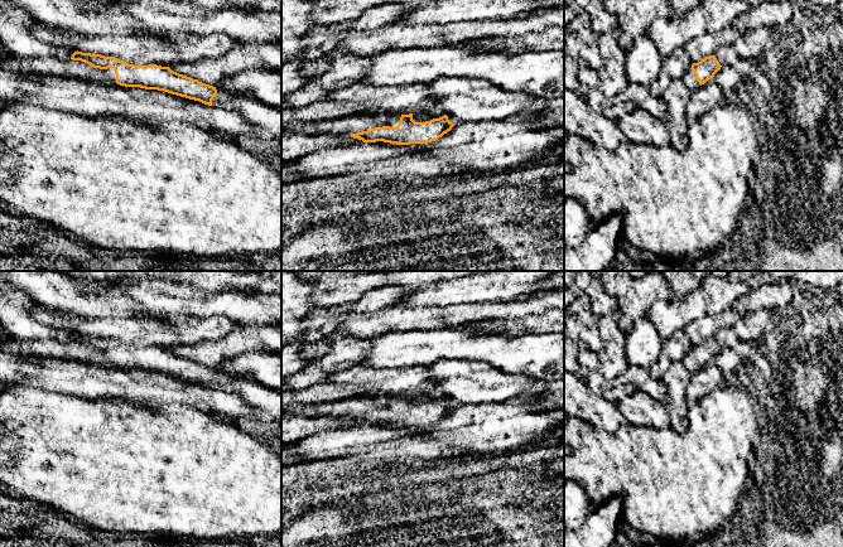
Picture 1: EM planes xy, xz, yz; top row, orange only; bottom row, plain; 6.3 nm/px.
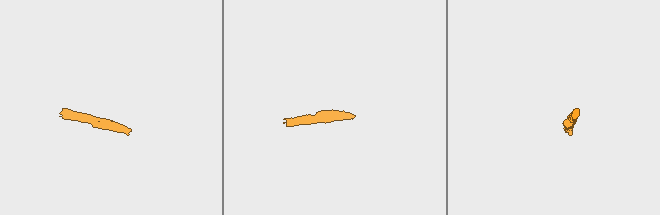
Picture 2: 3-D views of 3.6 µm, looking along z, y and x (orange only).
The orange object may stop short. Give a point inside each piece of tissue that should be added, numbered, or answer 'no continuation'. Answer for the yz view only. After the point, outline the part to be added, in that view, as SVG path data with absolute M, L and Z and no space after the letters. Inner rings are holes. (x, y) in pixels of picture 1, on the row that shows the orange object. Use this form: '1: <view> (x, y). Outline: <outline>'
1: yz (689, 80). Outline: M689 69L681 78L681 81L684 82L684 84L687 86L687 88L690 92L694 92L695 89L698 89L700 87L699 82L695 78L695 74L692 69Z

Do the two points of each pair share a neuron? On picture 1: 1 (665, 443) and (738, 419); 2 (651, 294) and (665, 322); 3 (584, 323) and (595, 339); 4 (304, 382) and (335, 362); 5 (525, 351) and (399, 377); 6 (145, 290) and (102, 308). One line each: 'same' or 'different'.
1: same
2: different
3: same
4: same
5: different
6: different

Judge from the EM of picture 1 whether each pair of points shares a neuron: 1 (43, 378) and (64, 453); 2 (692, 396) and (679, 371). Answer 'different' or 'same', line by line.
1: different
2: different

